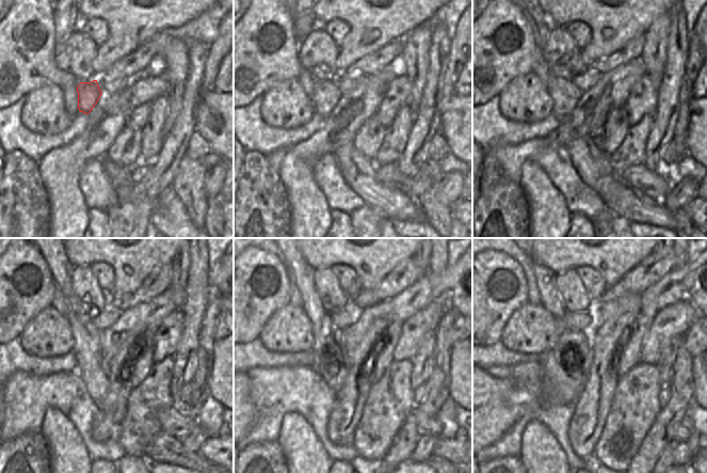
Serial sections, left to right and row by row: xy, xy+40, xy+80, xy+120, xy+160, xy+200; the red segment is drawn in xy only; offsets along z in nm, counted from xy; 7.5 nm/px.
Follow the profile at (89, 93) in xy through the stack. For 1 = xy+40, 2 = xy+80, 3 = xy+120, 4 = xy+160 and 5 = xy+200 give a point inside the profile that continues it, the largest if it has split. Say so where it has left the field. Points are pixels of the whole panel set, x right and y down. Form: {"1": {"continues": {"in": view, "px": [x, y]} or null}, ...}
{"1": {"continues": {"in": "xy+40", "px": [325, 94]}}, "2": {"continues": {"in": "xy+80", "px": [563, 93]}}, "3": {"continues": {"in": "xy+120", "px": [86, 337]}}, "4": {"continues": {"in": "xy+160", "px": [334, 374]}}, "5": {"continues": {"in": "xy+200", "px": [550, 300]}}}

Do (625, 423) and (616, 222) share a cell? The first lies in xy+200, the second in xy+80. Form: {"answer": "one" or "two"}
{"answer": "two"}

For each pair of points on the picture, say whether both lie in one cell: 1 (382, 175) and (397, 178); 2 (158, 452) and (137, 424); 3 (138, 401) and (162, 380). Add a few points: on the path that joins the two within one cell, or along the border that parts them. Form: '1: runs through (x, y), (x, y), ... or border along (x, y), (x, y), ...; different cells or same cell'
1: runs through (385, 175), (394, 177); same cell
2: border along (161, 430), (150, 440), (141, 455); different cells
3: runs through (144, 397), (156, 387); same cell

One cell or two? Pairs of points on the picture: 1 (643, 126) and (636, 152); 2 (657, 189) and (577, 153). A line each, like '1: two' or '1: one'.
1: one
2: two

